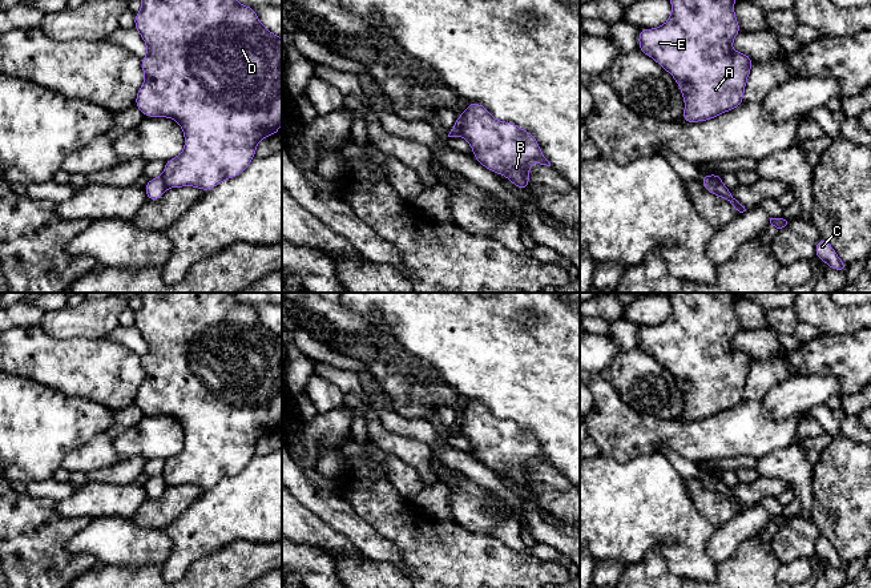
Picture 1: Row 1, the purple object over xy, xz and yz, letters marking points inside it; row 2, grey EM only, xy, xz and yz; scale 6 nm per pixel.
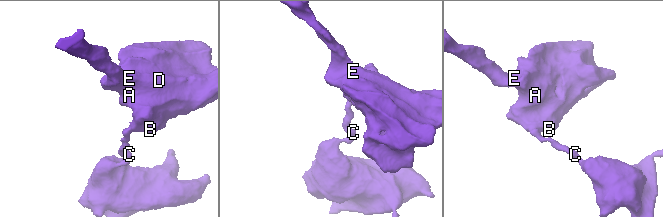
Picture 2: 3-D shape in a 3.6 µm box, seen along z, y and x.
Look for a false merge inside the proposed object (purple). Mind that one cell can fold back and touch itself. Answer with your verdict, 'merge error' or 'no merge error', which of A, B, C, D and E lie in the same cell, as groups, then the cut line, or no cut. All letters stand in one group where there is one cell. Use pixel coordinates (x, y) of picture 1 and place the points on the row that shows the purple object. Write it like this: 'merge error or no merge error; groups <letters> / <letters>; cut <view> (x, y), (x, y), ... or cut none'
merge error; groups A B D E / C; cut xz (463, 116), (459, 135)

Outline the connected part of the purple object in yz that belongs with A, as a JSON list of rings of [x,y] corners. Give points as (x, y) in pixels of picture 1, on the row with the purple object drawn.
[[[670,0],[670,19],[658,28],[638,32],[638,49],[669,72],[681,89],[685,100],[681,122],[707,121],[743,102],[753,60],[731,49],[734,37],[742,32],[734,15],[734,1]]]

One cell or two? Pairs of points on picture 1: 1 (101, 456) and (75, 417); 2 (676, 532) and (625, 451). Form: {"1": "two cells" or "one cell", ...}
{"1": "two cells", "2": "two cells"}

